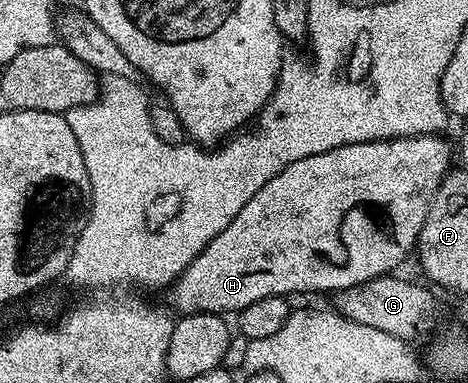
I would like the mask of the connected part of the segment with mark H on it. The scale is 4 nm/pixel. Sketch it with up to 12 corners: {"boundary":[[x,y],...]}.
{"boundary":[[440,134],[271,177],[172,284],[181,315],[396,272]]}

